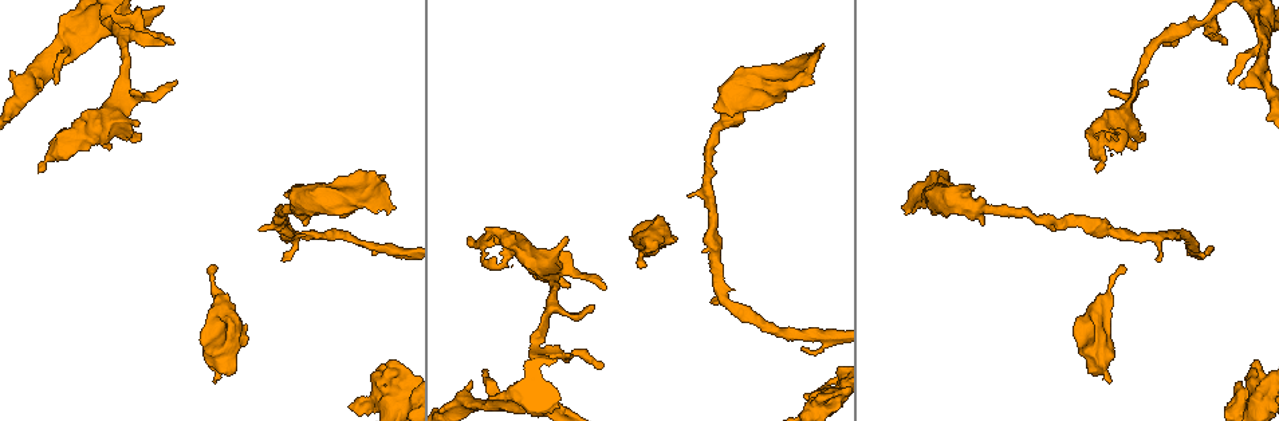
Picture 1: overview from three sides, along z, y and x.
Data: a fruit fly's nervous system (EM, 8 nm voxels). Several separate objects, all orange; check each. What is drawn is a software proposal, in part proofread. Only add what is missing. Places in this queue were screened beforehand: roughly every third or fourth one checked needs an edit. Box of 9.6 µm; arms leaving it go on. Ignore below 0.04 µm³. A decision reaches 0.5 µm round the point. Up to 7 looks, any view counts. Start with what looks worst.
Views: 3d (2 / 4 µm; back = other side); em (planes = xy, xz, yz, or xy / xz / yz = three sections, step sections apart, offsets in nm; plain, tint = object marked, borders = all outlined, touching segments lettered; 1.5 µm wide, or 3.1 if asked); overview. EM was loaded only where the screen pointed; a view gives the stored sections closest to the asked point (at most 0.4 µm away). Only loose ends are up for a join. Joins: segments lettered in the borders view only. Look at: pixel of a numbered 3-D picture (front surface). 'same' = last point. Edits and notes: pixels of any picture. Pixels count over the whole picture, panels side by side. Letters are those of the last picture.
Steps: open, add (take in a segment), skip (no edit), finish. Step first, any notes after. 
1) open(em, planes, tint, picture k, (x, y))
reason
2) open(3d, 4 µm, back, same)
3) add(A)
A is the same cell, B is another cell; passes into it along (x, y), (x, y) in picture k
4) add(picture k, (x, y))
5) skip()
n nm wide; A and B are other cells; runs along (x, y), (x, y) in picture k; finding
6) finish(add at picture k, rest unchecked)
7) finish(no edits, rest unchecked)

open(em, xy, step 8, borders, picture 1, (215, 380))
an open end

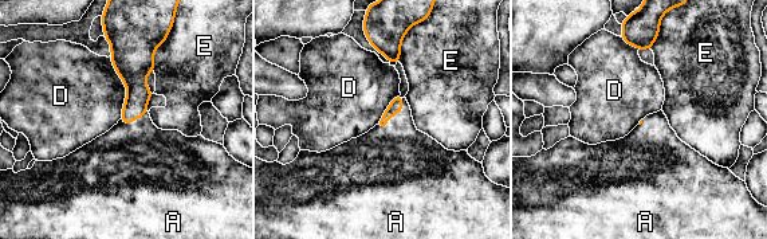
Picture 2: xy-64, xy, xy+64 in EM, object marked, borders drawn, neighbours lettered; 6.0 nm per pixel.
add(A)
D touches over 380 nm; A is the same cell, D and E are other cells; the neuron continues

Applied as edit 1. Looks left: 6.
open(overview)

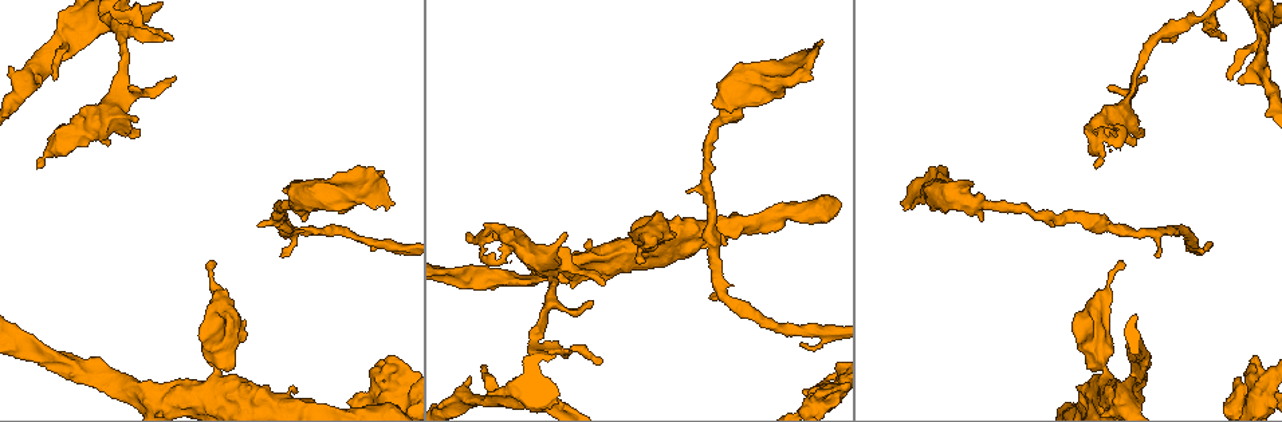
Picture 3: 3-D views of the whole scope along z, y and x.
open(em, planes, plain, picture 3, (815, 49))
free end

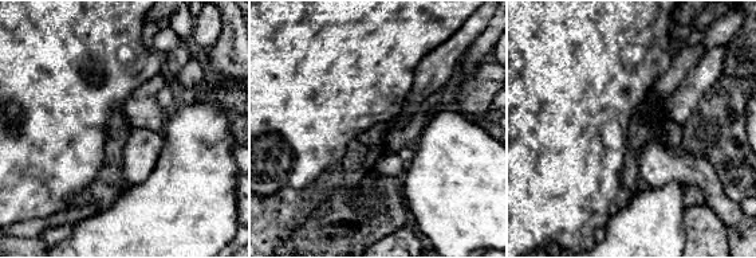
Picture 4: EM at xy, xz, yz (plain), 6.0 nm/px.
open(em, planes, borders, same)
what lies round it

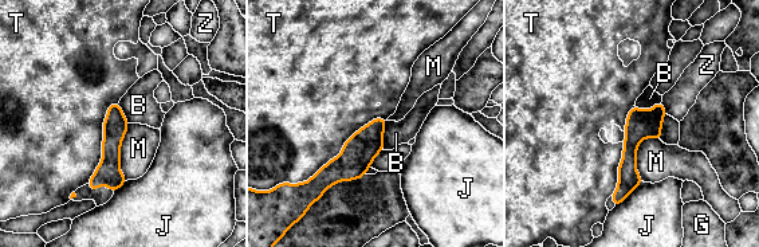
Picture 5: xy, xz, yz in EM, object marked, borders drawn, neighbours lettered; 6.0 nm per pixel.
skip()
150 nm wide; B, G, J, M, T and Z are other cells; runs along (660, 108), (630, 142), (616, 200) in picture 5; no lettered segment goes on from it

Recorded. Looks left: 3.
open(em, xy, step 4, borders, picture 3, (162, 40))
an open end

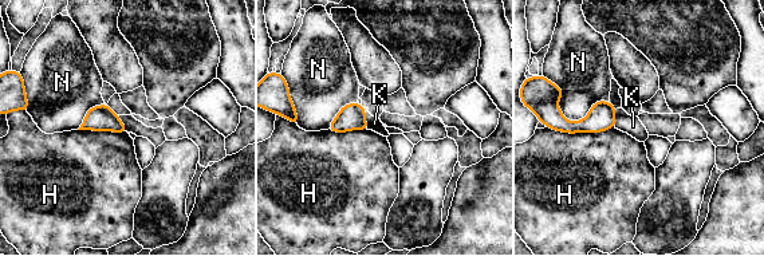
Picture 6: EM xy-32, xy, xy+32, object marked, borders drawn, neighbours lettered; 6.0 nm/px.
skip()
H, K and N are other cells; border along (614, 126), (572, 133), (552, 129) in picture 6; no lettered segment goes on from it

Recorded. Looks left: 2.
finish(add at picture 2, rest unchecked)

